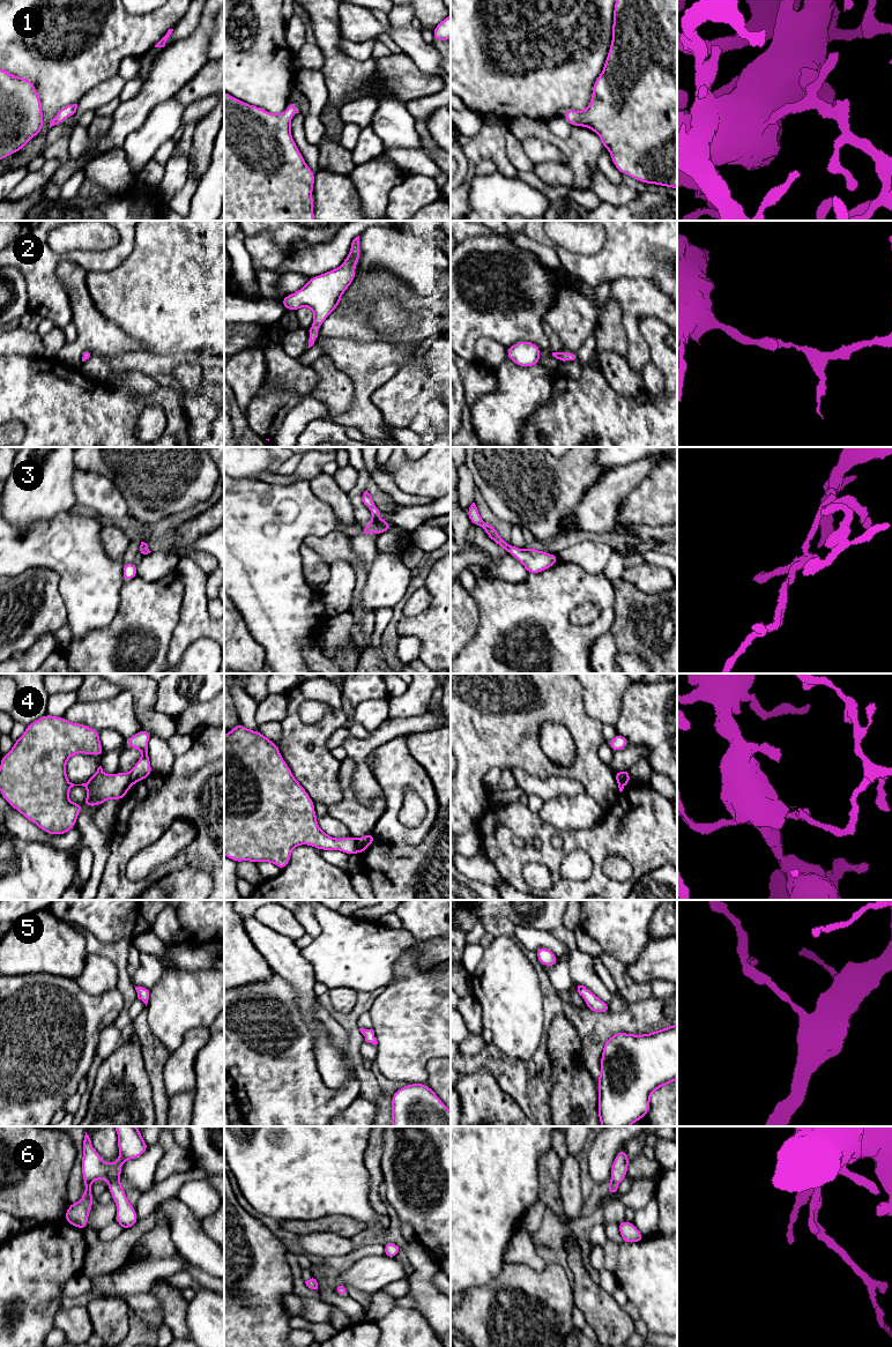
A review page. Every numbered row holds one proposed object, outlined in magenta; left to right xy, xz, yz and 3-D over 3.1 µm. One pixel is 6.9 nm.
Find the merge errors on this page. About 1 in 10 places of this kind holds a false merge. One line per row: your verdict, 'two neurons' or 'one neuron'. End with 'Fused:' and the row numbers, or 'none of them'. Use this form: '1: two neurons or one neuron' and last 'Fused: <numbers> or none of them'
1: one neuron
2: one neuron
3: one neuron
4: two neurons
5: one neuron
6: one neuron
Fused: 4

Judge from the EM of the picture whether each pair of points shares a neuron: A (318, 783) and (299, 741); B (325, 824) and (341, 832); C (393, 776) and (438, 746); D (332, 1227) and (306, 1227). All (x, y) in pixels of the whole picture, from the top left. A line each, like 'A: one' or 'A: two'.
A: one
B: one
C: two
D: one

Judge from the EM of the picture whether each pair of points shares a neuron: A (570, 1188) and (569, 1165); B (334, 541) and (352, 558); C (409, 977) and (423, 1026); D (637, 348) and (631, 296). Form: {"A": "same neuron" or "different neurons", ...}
{"A": "same neuron", "B": "same neuron", "C": "same neuron", "D": "same neuron"}

